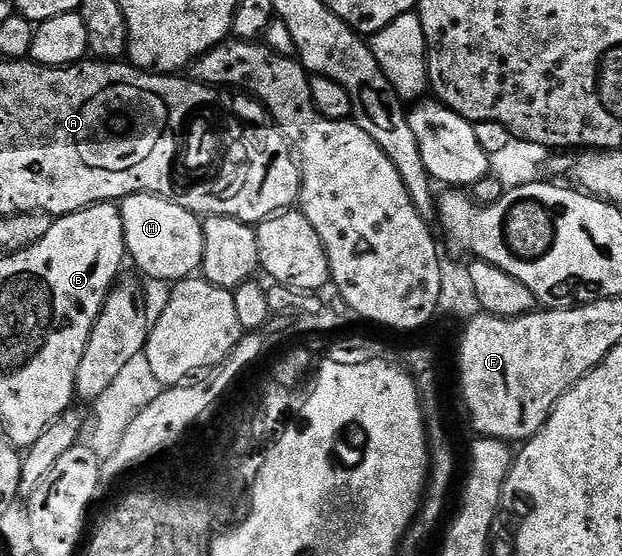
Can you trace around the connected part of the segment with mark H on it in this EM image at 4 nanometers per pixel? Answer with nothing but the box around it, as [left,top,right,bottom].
[121,193,205,283]

